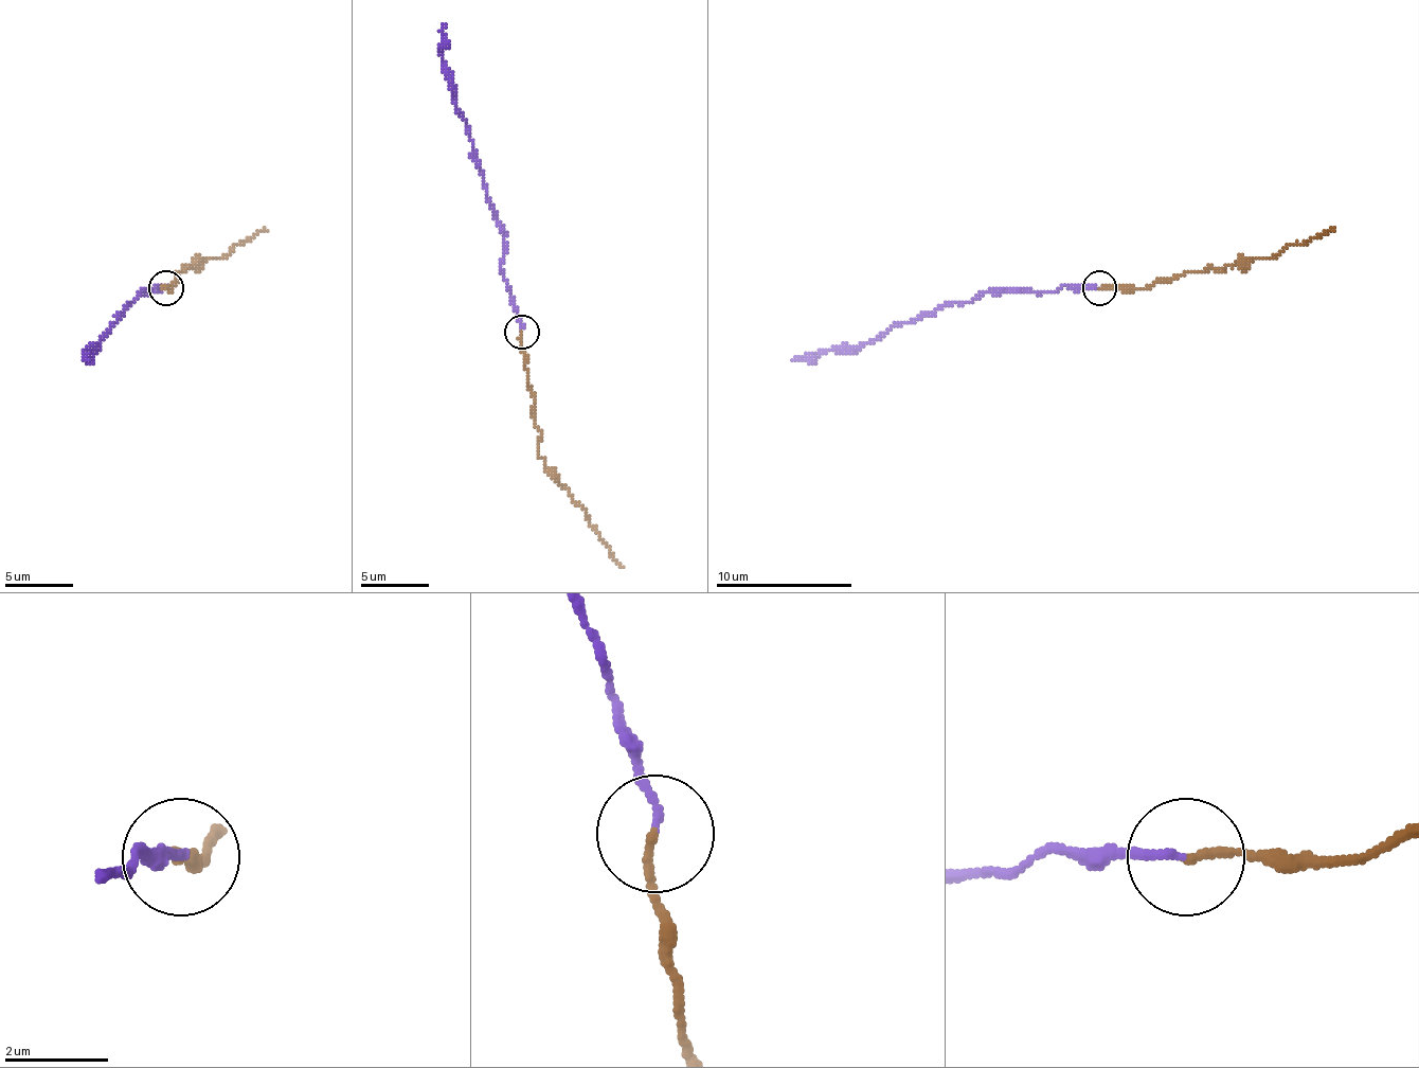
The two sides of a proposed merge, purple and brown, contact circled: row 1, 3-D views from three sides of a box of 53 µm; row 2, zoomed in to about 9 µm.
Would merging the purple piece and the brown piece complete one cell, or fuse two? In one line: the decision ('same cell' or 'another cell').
same cell

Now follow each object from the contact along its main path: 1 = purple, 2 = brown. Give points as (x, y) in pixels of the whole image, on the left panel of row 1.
1: (165, 288), (158, 285), (141, 291), (96, 346), (87, 353), (90, 360)
2: (165, 288), (172, 288), (179, 271), (185, 271), (182, 268), (222, 257), (233, 244), (267, 231)

